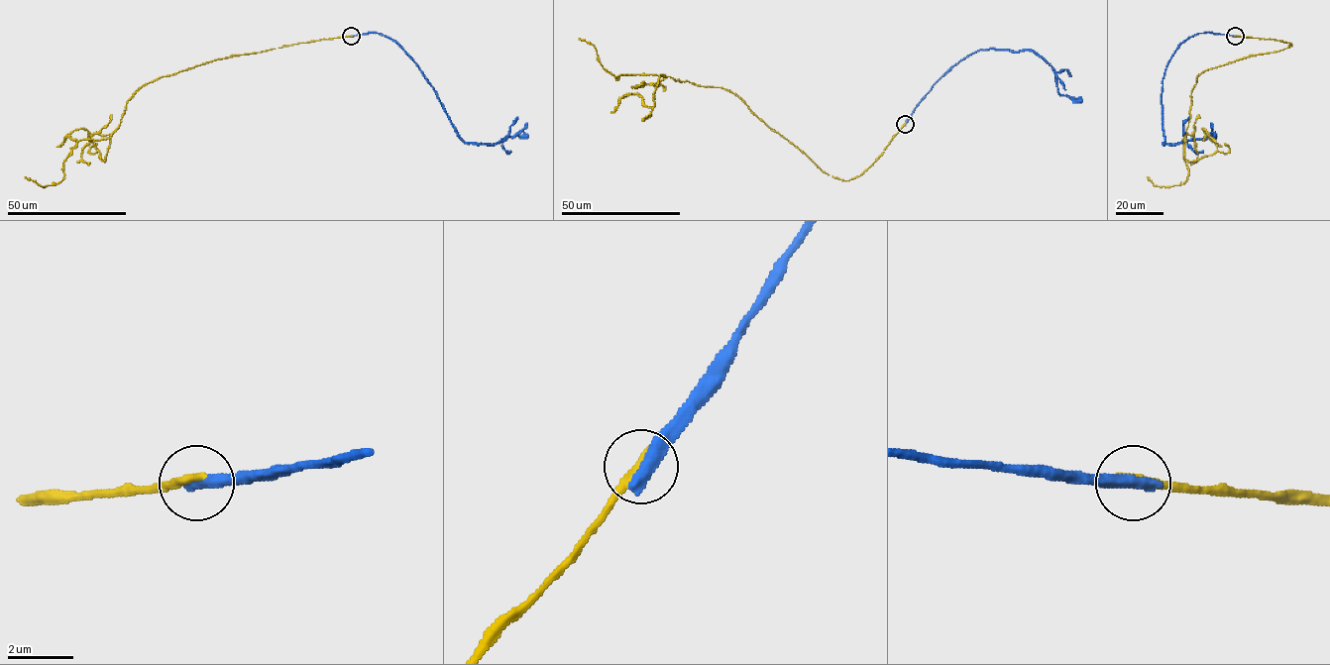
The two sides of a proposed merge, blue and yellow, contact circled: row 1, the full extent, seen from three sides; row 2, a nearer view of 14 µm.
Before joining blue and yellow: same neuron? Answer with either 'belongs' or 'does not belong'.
does not belong

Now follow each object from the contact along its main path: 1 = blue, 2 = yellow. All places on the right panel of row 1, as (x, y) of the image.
1: (1235, 36), (1198, 33), (1186, 39), (1166, 66), (1162, 90), (1163, 143), (1205, 139), (1210, 135), (1211, 122)
2: (1235, 36), (1291, 44), (1198, 74), (1183, 139), (1188, 176), (1182, 183), (1159, 186), (1147, 176)

